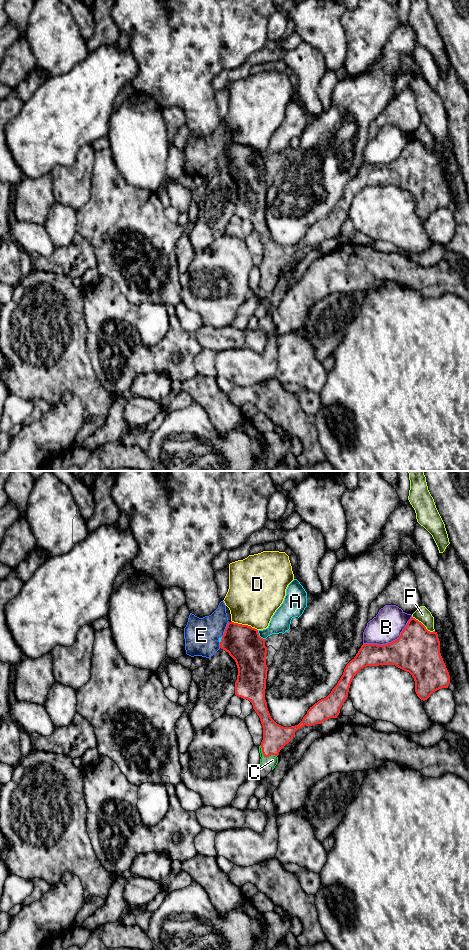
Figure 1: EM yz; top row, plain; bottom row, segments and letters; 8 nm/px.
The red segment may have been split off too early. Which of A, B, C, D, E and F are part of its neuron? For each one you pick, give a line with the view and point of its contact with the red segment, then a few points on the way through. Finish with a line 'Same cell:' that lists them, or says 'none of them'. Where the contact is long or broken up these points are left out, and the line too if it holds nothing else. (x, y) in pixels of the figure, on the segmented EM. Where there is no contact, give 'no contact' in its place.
C: meets red in yz at (265, 756)
Same cell: C

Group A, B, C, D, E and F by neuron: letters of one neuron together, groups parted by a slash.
A / B / C / D / E / F

